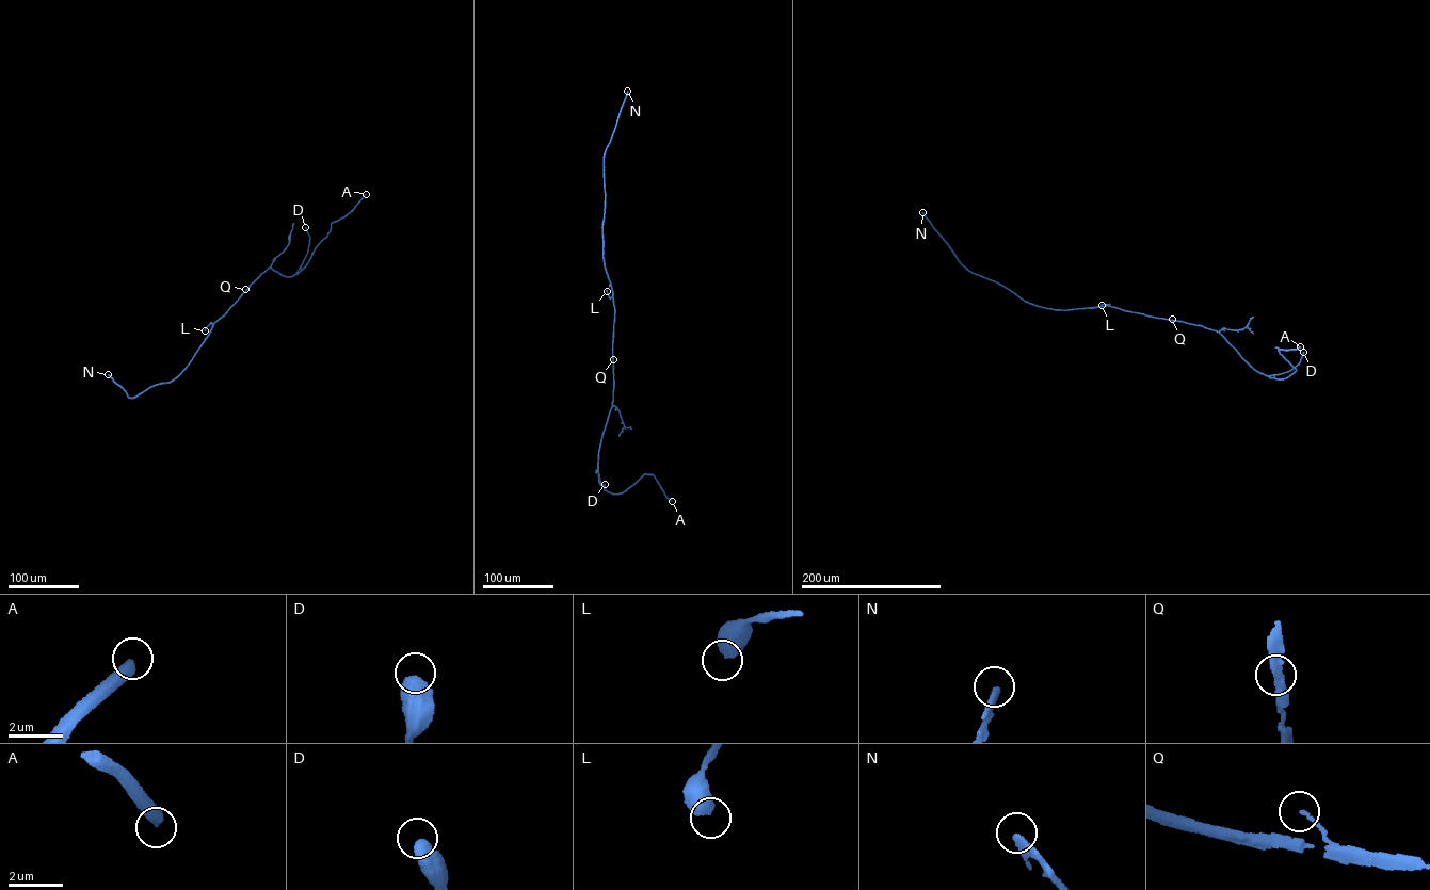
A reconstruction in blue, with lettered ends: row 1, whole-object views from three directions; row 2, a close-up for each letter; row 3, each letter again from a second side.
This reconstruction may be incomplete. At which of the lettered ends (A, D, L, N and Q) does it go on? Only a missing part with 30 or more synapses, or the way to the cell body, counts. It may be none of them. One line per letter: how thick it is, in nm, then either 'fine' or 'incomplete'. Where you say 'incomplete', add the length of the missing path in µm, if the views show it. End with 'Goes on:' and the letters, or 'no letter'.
A: calibre 400 nm; fine
D: calibre 550 nm; fine
L: calibre 550 nm; fine
N: calibre 200 nm; incomplete; missing 140 µm
Q: calibre 100 nm; fine
Goes on: N

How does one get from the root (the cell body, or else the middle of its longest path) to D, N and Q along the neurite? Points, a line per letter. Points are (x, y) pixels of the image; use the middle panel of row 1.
D: (613, 336), (613, 401), (598, 453), (598, 476), (605, 488), (605, 484)
N: (613, 336), (614, 308), (603, 256), (604, 158), (627, 91)
Q: (613, 336), (613, 359)

